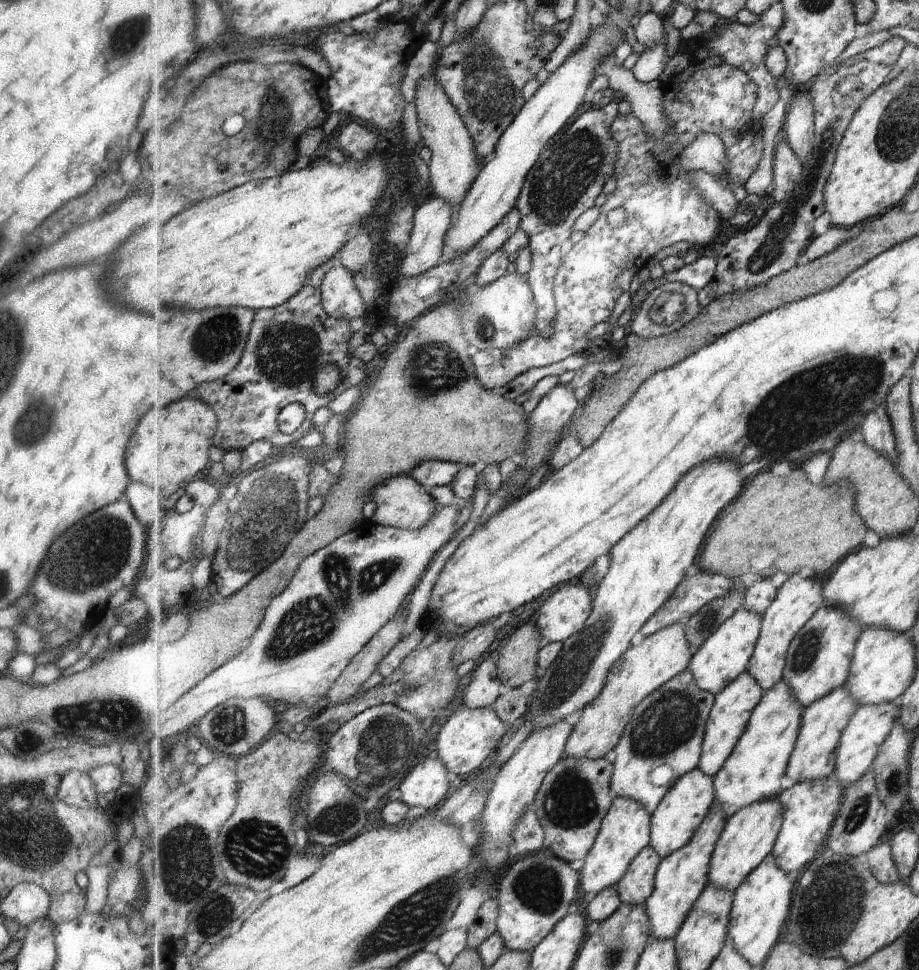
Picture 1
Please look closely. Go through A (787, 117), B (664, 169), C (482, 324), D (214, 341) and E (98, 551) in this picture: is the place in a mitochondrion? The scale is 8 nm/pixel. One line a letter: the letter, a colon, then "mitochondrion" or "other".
A: other
B: other
C: mitochondrion
D: mitochondrion
E: mitochondrion

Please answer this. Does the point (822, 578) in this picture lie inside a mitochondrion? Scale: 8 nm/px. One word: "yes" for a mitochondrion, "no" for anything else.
no

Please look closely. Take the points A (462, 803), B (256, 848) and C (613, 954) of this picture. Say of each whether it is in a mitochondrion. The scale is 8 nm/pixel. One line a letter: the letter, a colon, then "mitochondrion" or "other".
A: other
B: mitochondrion
C: mitochondrion

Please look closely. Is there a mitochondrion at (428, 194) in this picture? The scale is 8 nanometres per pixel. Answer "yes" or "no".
no

